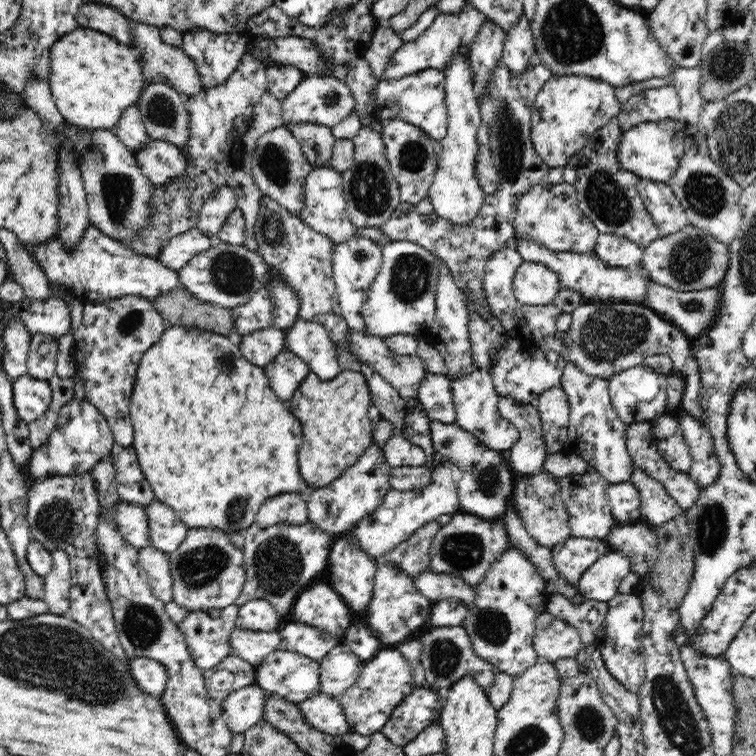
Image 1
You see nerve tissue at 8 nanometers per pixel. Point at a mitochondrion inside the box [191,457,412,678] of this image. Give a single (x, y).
(276, 561)

